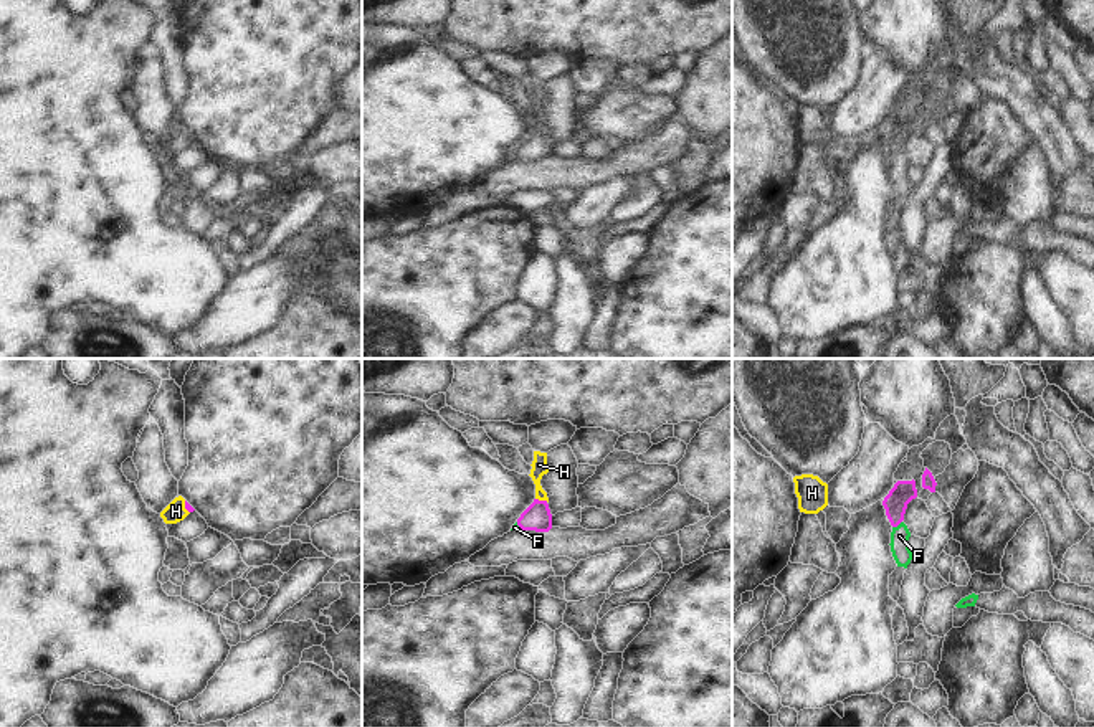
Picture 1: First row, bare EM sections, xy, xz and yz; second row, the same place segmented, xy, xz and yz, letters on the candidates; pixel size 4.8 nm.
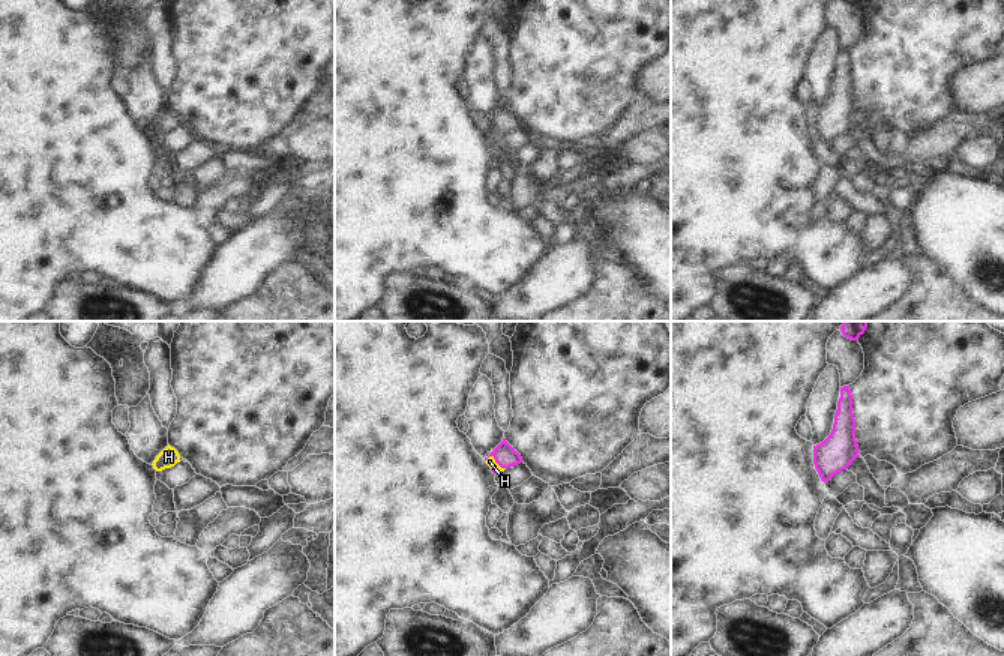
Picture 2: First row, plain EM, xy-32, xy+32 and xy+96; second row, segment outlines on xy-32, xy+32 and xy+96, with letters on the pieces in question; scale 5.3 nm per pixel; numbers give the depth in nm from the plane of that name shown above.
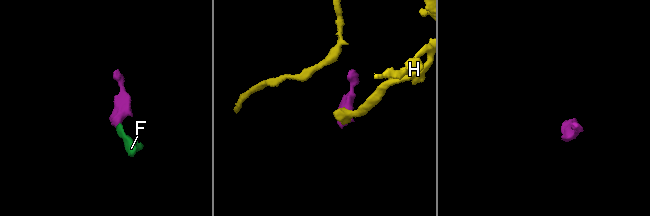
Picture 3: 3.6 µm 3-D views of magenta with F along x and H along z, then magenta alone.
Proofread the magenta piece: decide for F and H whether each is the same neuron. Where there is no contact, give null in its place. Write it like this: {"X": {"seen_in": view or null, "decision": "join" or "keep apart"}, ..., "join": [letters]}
{"F": {"seen_in": "yz", "decision": "join"}, "H": {"seen_in": "xz", "decision": "join"}, "join": ["F", "H"]}

